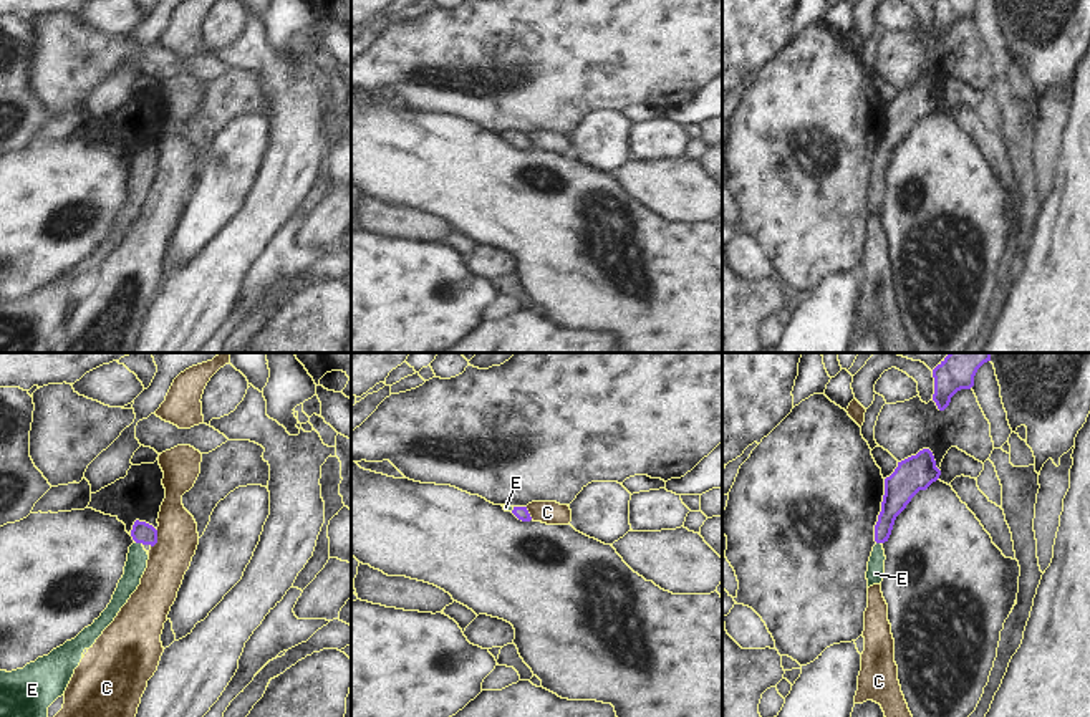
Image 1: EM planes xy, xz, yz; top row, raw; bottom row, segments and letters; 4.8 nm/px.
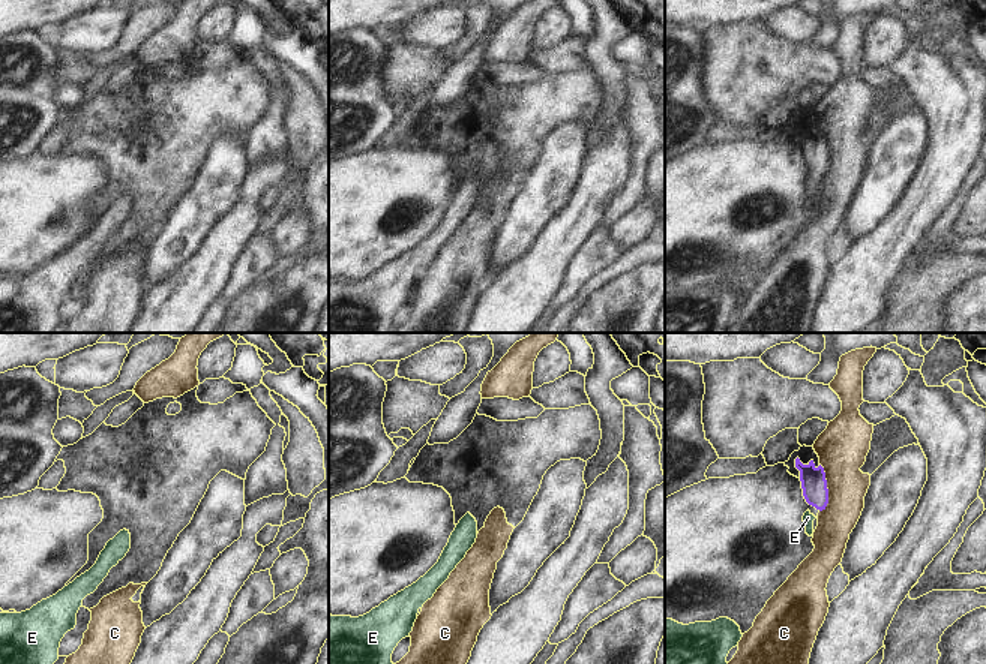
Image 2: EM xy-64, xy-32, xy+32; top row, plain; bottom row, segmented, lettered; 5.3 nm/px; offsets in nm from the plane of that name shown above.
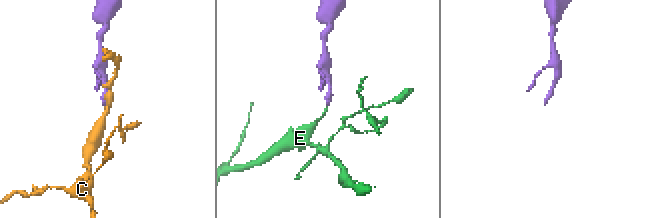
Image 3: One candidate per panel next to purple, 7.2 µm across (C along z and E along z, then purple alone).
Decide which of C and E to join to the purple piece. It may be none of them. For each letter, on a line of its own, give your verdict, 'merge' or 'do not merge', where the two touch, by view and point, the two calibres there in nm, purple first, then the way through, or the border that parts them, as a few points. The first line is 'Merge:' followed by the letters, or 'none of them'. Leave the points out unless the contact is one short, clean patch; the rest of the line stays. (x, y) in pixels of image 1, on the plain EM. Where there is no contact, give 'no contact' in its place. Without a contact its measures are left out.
Merge: E
C: do not merge; meets purple in xy at (156, 168); 100 nm thick on the purple side, 200 nm on the other; border along xy (158, 159), (158, 169), (151, 176)
E: merge; meets purple in xy at (139, 171); 100 nm thick on the purple side, 100 nm on the other; runs through xy (141, 161), (139, 171), (138, 186)

